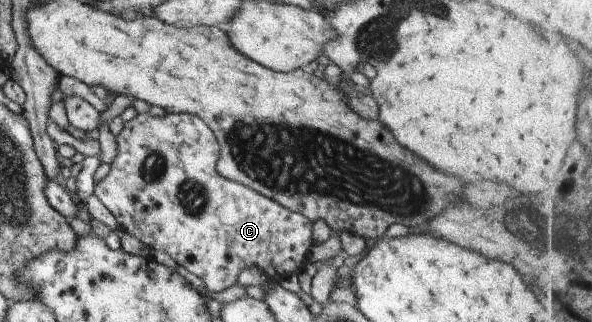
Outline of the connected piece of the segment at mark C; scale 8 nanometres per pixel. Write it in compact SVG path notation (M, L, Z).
M136 113L132 119L123 122L123 128L115 137L115 143L117 155L113 162L109 164L108 174L93 187L93 194L104 205L104 208L114 216L118 226L128 232L130 236L134 236L138 242L142 242L147 248L161 250L168 254L188 274L192 273L194 276L198 276L204 282L207 290L220 292L220 290L232 286L236 282L238 272L246 266L256 266L270 280L283 279L290 276L290 274L297 275L304 268L306 253L313 245L310 239L312 221L306 219L303 214L289 211L277 202L273 202L273 200L246 188L246 186L222 178L215 169L215 162L219 155L219 144L212 131L198 117L188 113L166 113L161 117L151 116L148 113Z

